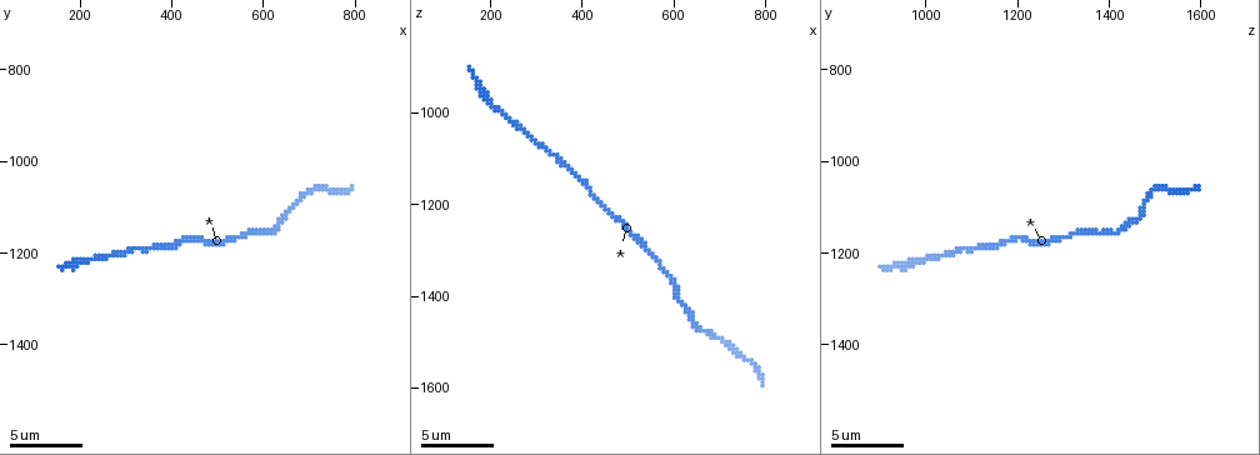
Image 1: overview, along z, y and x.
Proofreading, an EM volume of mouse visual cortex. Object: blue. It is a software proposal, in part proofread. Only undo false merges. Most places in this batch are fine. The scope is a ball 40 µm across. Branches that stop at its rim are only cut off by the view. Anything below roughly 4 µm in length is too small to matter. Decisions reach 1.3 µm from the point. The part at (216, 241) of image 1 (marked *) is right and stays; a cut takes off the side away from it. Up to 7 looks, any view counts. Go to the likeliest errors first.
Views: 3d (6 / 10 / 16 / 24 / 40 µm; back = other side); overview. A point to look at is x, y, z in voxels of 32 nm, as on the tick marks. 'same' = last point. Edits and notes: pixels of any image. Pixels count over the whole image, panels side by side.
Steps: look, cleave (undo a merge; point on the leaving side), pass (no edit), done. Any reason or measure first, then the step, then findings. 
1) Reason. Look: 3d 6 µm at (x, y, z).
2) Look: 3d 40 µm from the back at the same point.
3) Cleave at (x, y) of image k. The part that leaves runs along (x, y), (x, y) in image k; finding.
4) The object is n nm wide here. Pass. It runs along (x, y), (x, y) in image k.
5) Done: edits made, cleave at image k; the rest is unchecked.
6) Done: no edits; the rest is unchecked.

Thick turns thin. Look: 3d 10 µm at (695, 1065, 1495).

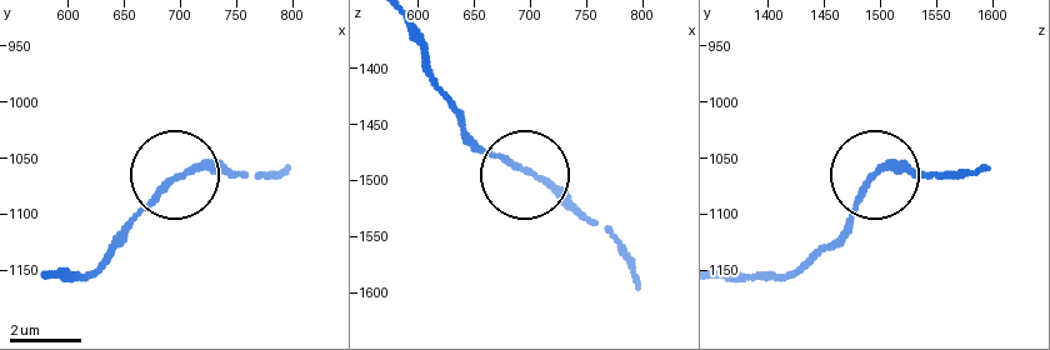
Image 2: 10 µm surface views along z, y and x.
Look: 3d 10 µm from the back at (696, 1068, 1492).

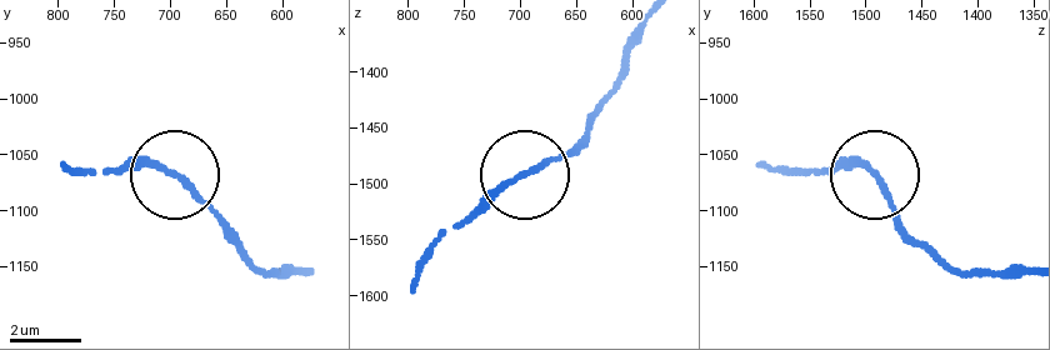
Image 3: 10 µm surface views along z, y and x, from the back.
Pass. It runs along (648, 23), (626, 76), (585, 139), (486, 193), (435, 243) in image 3; continuous, no second cell.

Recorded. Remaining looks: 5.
Sudden change in width. Look: 3d 10 µm at (215, 1215, 985).

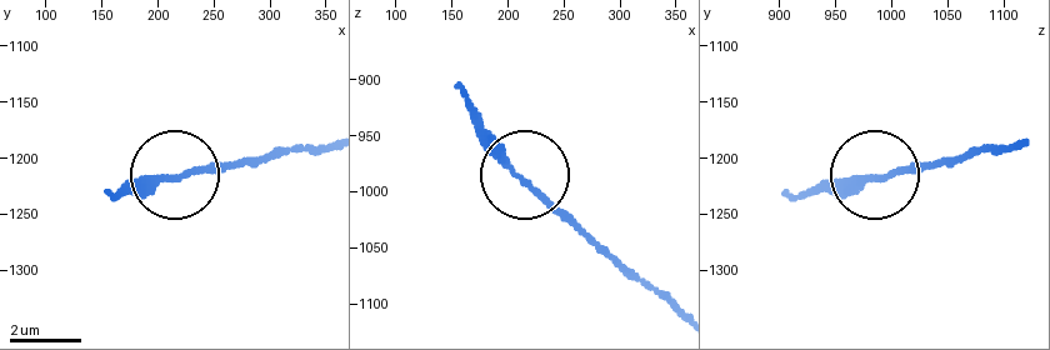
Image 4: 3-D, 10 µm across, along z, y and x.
Other side. Look: 3d 10 µm from the back at (210, 1216, 990).

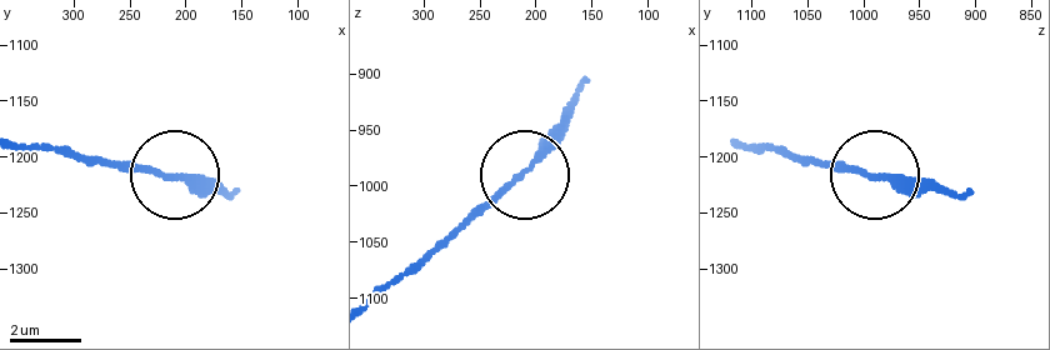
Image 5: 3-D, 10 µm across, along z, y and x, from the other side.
The object is 180 nm wide here. Pass. It runs along (743, 143), (945, 188) in image 5; one cell here.

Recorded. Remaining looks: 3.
Thick turns thin. Look: 3d 10 µm at (575, 1160, 1330).

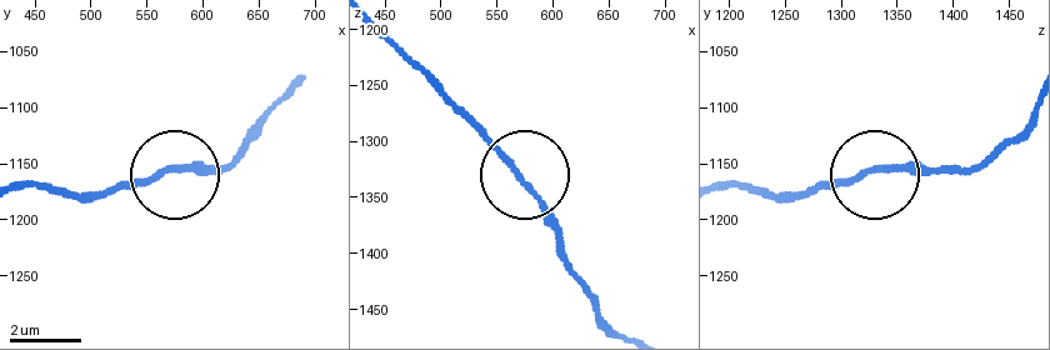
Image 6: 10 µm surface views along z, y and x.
Pass. It runs along (790, 190), (876, 173), (973, 173) in image 6; one cell here.

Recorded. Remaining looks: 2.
Done: no edits; the rest is unchecked.

